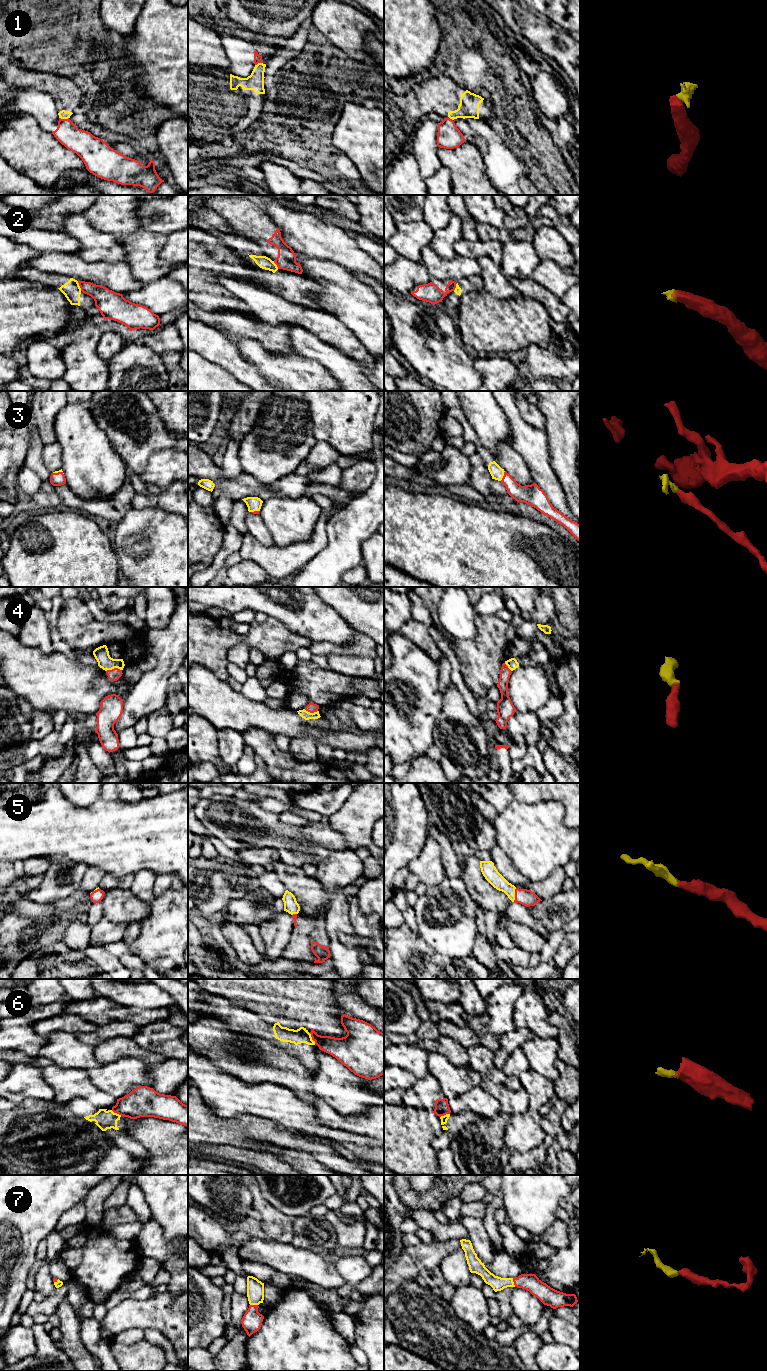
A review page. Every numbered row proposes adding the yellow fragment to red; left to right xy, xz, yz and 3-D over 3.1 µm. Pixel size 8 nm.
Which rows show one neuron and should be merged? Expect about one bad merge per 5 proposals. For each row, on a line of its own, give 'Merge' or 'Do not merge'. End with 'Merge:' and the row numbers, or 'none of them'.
1: Do not merge
2: Do not merge
3: Merge
4: Merge
5: Merge
6: Do not merge
7: Merge
Merge: 3, 4, 5, 7

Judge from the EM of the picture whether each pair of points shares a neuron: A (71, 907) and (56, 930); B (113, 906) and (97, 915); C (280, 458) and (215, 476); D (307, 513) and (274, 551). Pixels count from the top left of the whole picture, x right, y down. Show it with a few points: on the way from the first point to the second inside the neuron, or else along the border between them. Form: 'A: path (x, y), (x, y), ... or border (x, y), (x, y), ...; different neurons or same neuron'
A: path (65, 913), (57, 924); same neuron
B: border (99, 902), (103, 916); different neurons
C: border (242, 471), (263, 482); different neurons
D: border (302, 540), (284, 546), (277, 546), (275, 544); different neurons

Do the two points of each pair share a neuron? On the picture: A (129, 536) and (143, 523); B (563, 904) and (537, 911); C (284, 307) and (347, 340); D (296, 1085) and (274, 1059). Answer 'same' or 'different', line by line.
A: same
B: same
C: same
D: same

